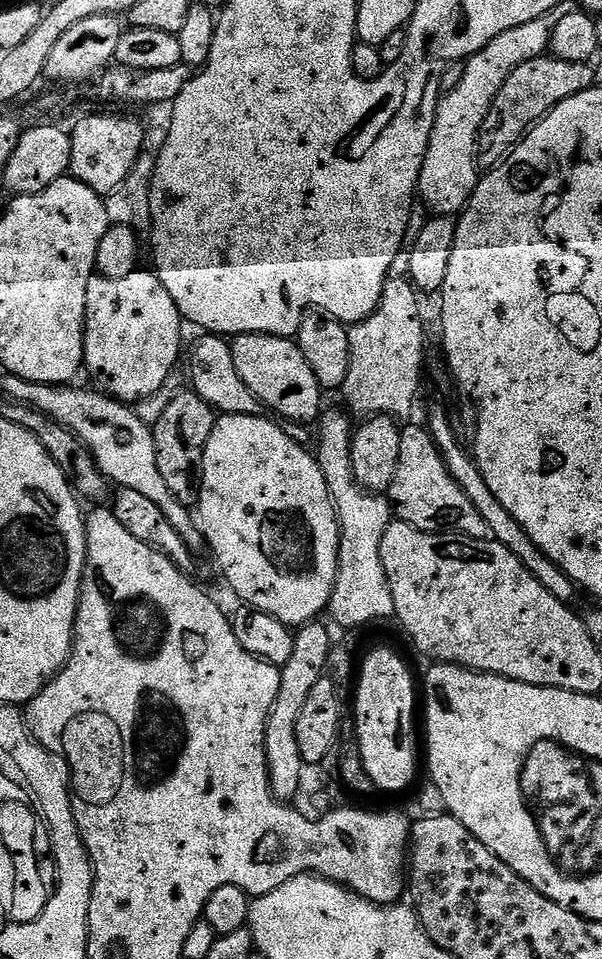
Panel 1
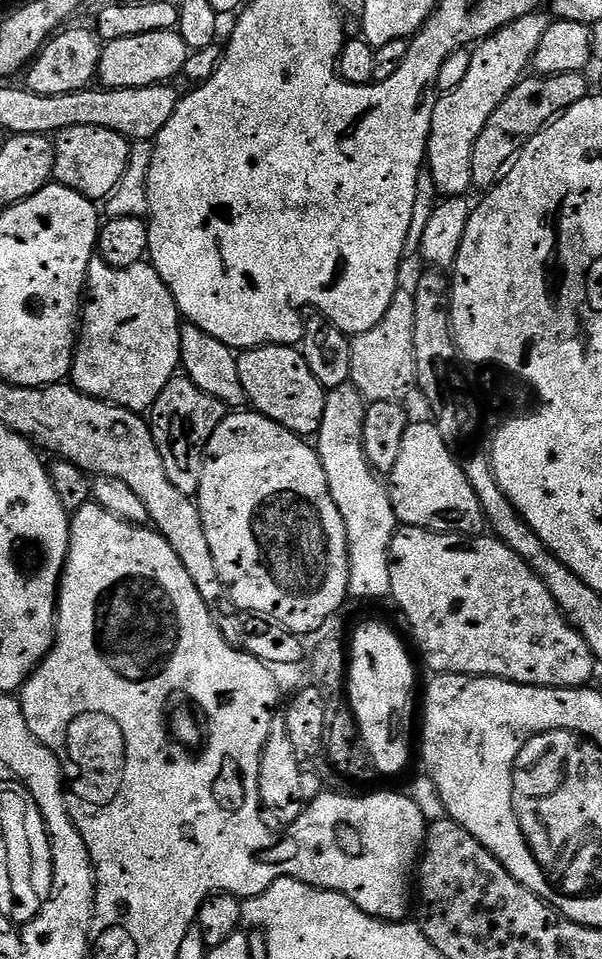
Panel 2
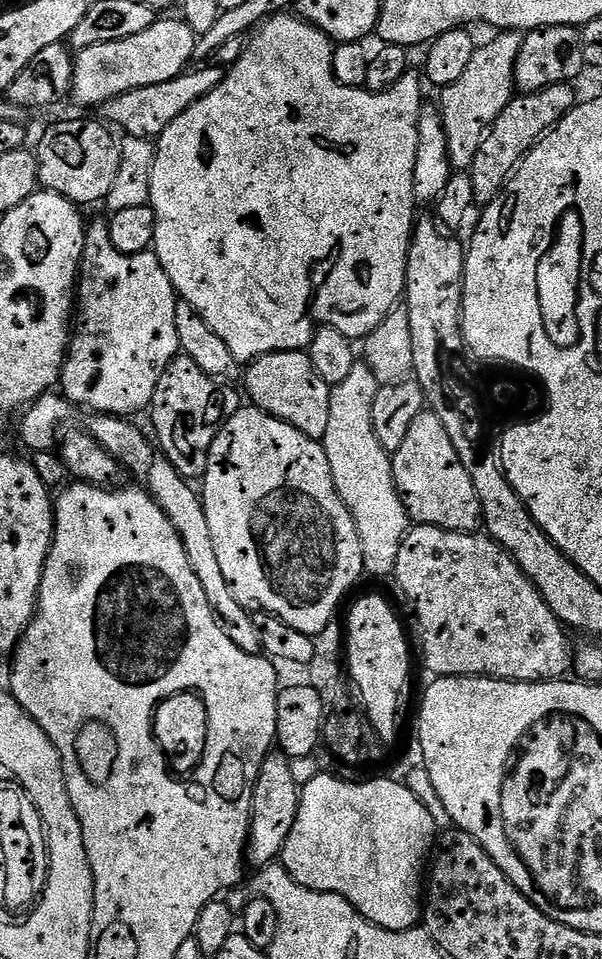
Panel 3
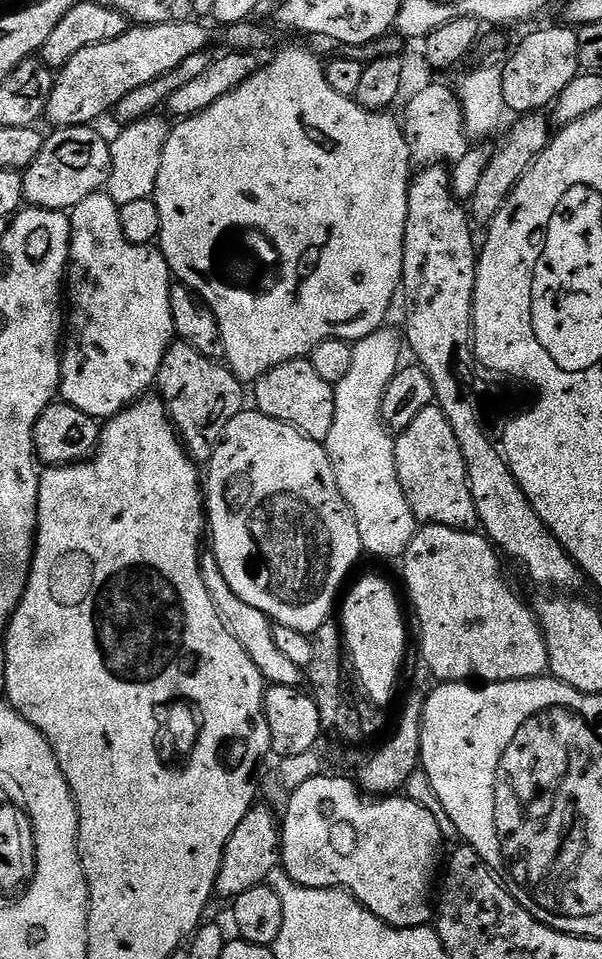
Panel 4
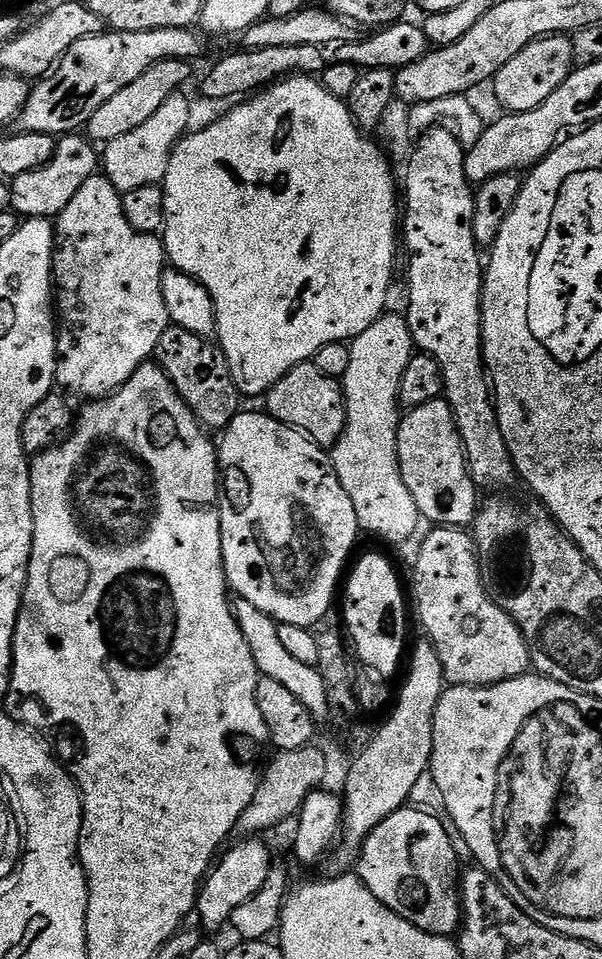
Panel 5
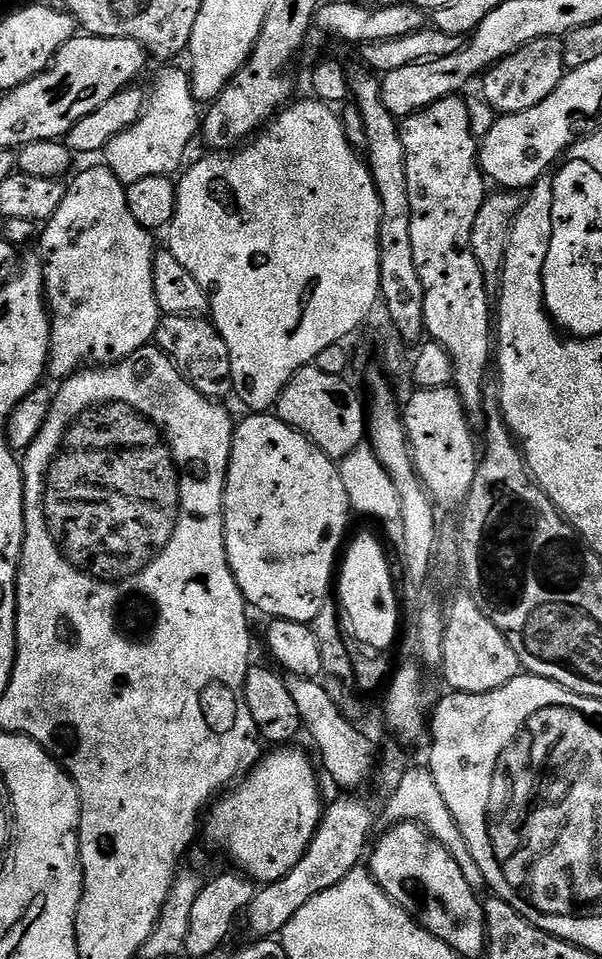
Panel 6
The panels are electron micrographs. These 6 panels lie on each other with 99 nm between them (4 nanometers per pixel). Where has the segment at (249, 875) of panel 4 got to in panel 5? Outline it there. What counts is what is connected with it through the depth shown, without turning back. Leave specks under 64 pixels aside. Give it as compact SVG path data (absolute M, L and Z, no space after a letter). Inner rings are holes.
M253 838L233 843L231 845L233 848L229 847L204 877L194 912L205 933L212 934L218 931L224 923L229 923L234 910L238 910L238 906L253 900L262 890L262 886L266 886L268 875L274 871L274 864L272 864L271 850L261 840Z

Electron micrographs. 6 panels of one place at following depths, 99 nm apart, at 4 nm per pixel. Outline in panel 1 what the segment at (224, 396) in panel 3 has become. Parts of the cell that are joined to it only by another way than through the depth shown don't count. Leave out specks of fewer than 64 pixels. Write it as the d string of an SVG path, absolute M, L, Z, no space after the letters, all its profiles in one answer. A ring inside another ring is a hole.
M191 390L177 391L166 410L162 410L162 418L158 418L152 428L158 474L162 474L166 486L170 486L170 494L174 494L178 502L189 506L199 505L198 477L201 468L204 467L204 447L217 419L217 413L201 396L197 396Z

